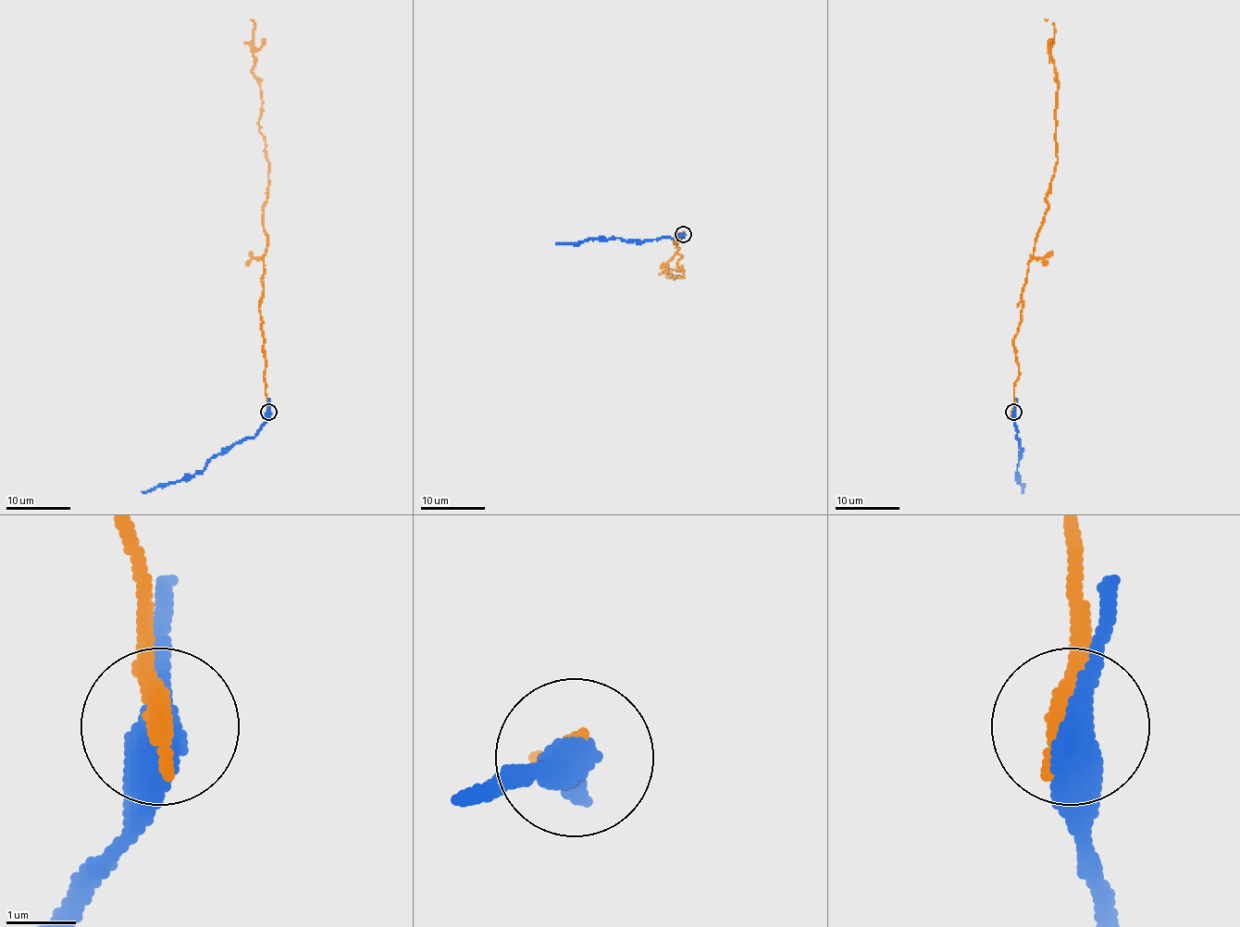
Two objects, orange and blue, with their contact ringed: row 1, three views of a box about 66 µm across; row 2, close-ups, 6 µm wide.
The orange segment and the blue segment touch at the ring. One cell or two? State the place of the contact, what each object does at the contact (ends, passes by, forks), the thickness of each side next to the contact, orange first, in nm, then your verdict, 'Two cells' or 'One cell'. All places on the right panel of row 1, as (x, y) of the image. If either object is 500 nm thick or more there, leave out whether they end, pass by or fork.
Place: (1013, 412). At the ring orange ends. At the ring blue passes by. Thickness 320 nm (orange) against 440 nm. Two cells

